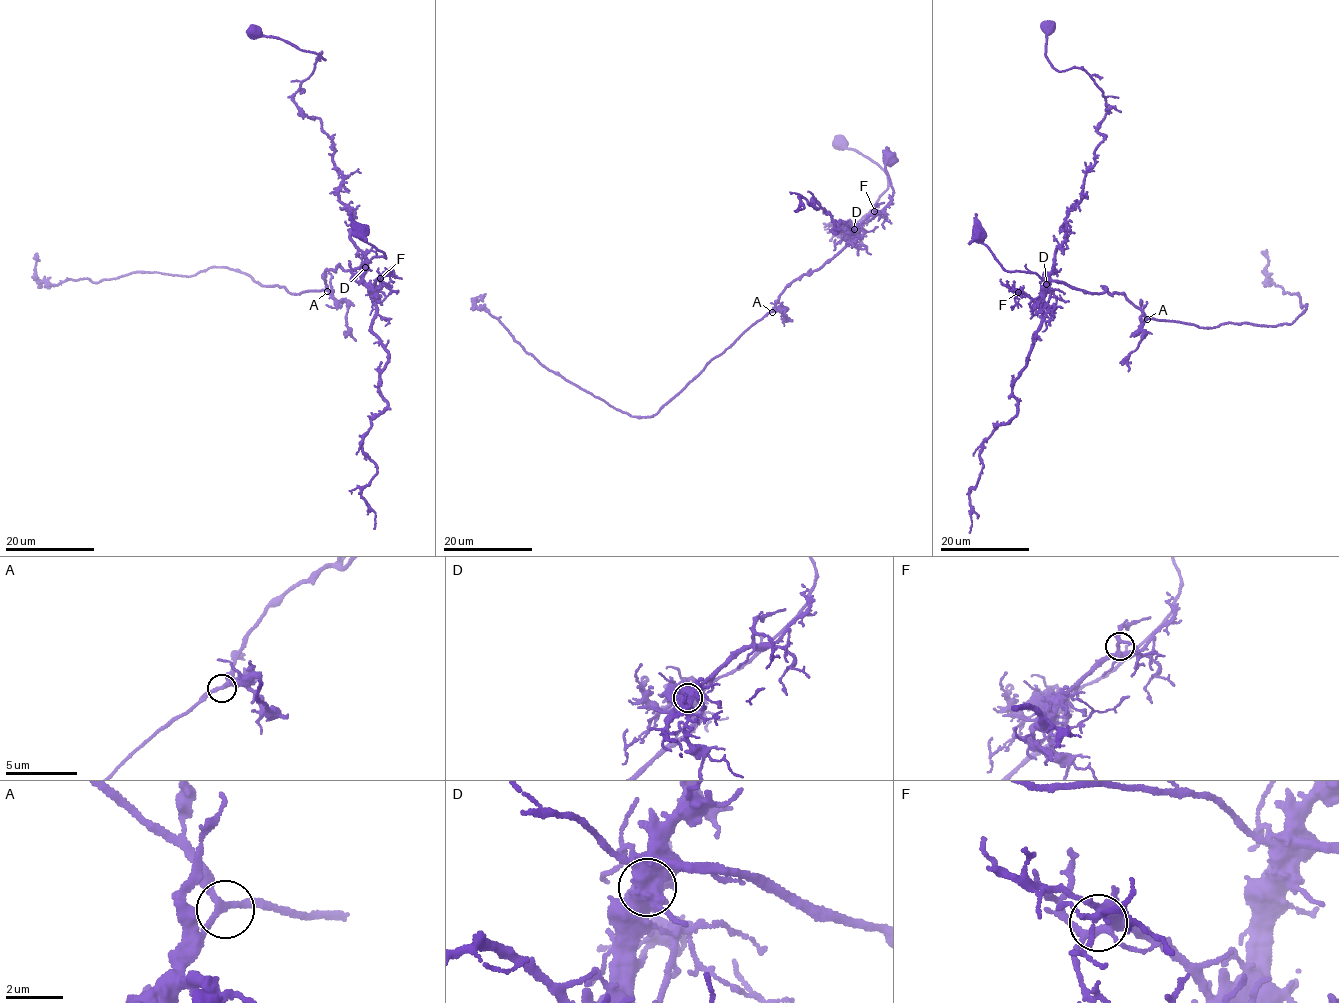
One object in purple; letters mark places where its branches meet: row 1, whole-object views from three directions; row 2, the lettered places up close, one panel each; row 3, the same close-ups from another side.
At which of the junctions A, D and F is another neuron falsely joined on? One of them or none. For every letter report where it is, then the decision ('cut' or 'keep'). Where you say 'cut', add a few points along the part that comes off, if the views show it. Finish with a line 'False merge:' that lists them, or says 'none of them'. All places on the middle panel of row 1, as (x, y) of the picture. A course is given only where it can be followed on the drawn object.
A: place (772, 312); keep
D: place (854, 229); cut; course (853, 229), (843, 238), (827, 224), (854, 224), (888, 180), (834, 137)
F: place (874, 211); keep
False merge: D

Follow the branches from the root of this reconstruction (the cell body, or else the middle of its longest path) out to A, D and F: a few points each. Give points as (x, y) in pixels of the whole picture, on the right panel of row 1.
A: (979, 234), (1005, 270), (1032, 272), (1043, 279), (1092, 293), (1106, 288), (1121, 293), (1147, 319)
D: (979, 234), (1004, 269), (1032, 272), (1046, 284)
F: (979, 234), (1004, 269), (1032, 272), (1044, 281), (1041, 299), (1036, 303), (1018, 292)

